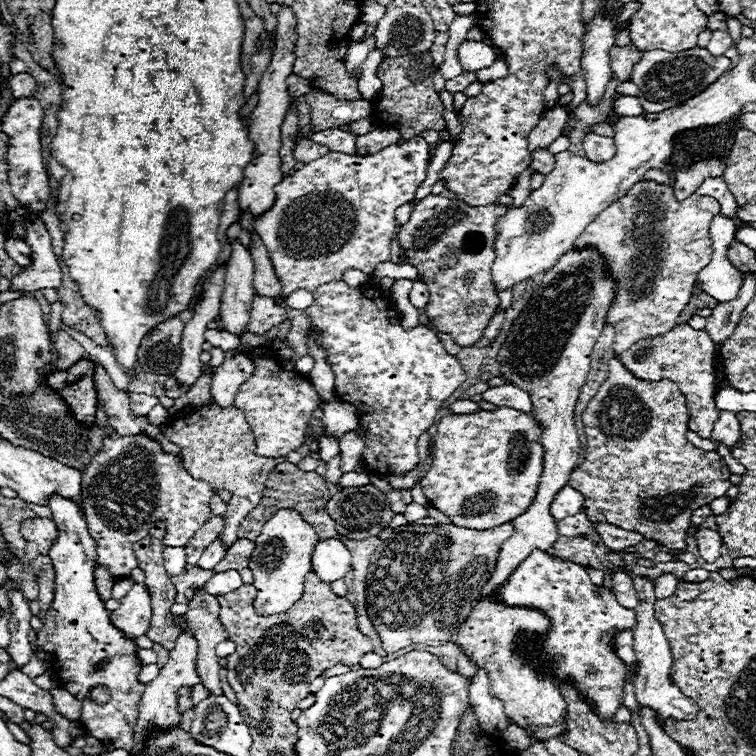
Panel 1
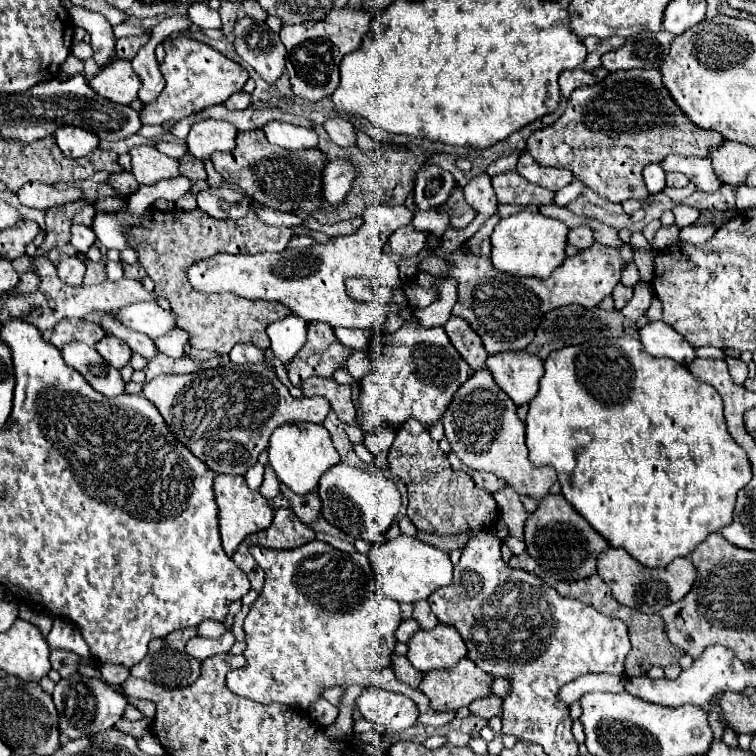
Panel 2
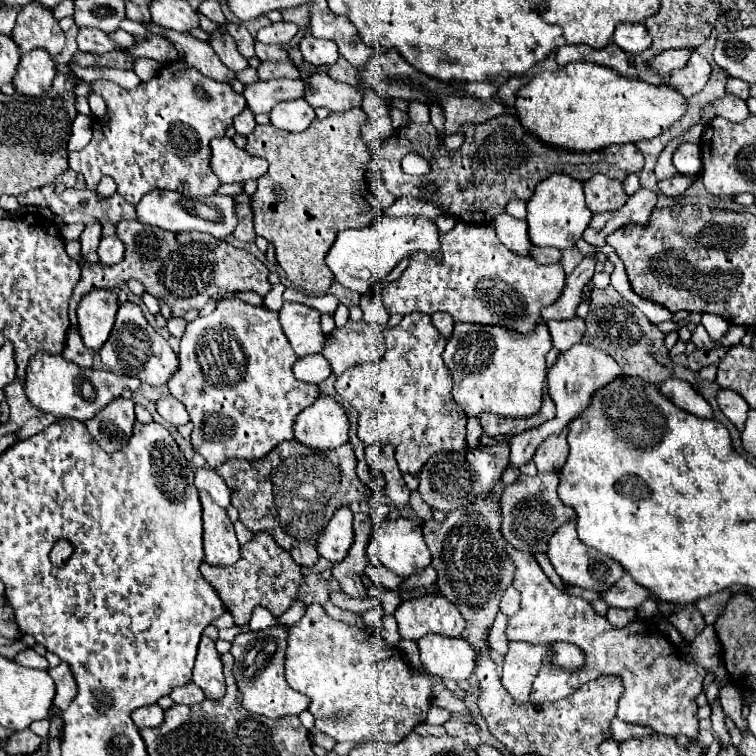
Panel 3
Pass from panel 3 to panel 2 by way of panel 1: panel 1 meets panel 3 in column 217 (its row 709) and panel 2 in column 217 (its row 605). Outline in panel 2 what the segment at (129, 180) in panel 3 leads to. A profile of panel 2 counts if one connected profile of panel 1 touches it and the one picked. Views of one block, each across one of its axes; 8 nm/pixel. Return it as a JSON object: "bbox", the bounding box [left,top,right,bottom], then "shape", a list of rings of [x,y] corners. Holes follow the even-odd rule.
{"bbox":[140,38,248,124],"shape":[[[174,38],[164,42],[166,58],[160,66],[160,72],[166,80],[162,94],[152,102],[146,104],[140,112],[144,124],[164,124],[166,120],[182,120],[190,114],[196,114],[208,106],[222,104],[228,96],[240,92],[248,80],[248,72],[216,52],[214,48],[190,40],[190,38]]]}

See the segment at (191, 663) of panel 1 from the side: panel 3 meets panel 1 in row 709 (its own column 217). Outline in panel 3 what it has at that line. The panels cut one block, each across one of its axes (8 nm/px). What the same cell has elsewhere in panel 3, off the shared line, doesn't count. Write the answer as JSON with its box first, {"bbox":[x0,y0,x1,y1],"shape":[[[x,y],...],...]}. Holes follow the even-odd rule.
{"bbox":[210,138,268,184],"shape":[[[214,138],[210,142],[210,168],[222,184],[244,184],[248,180],[258,180],[268,172],[268,162],[264,158],[254,158],[246,150],[236,148],[230,138]]]}

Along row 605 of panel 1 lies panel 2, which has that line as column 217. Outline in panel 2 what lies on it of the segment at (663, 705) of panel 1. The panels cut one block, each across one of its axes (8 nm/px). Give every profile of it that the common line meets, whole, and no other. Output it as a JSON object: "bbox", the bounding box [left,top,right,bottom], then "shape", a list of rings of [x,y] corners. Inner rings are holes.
{"bbox":[186,632,234,662],"shape":[[[228,632],[226,636],[216,638],[216,640],[194,636],[194,638],[188,640],[188,644],[186,644],[186,652],[188,652],[188,656],[192,656],[192,658],[196,658],[196,660],[202,662],[202,660],[206,660],[206,658],[210,658],[210,656],[228,652],[228,650],[232,648],[232,644],[234,644],[234,634],[232,634],[232,632]]]}

